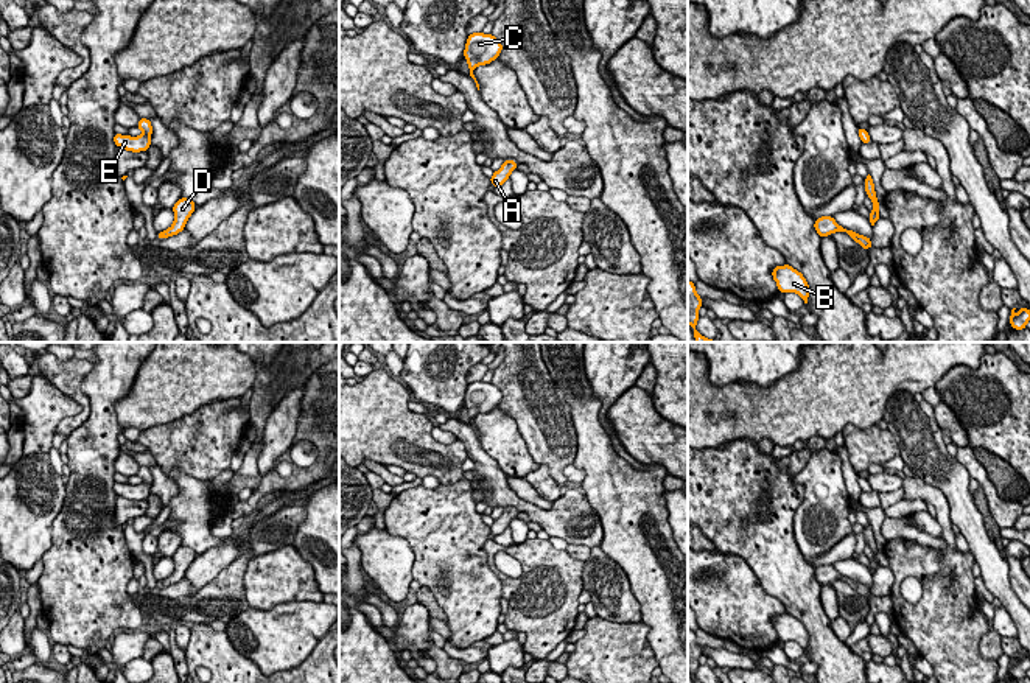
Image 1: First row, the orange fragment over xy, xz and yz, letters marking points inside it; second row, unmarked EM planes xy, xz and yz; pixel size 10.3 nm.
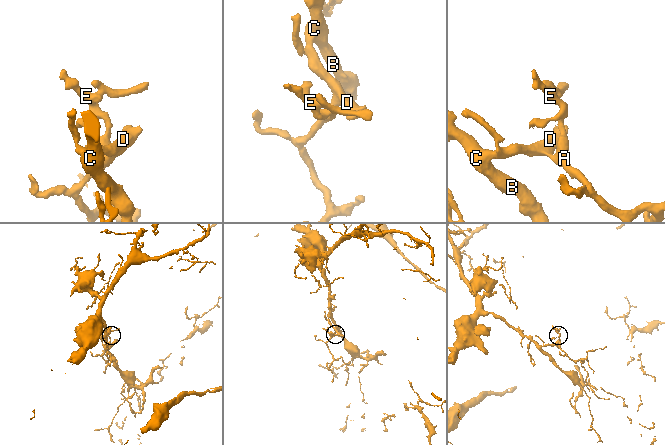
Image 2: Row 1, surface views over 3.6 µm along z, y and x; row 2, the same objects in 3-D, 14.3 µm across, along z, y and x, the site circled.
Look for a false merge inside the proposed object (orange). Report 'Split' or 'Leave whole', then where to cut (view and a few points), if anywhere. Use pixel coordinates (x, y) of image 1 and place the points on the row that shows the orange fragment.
Leave whole. No split

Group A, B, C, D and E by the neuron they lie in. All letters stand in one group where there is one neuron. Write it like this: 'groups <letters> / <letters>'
groups A B C D E

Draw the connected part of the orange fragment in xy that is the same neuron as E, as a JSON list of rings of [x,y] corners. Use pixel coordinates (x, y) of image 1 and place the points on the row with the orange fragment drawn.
[[[140,118],[137,128],[143,131],[143,134],[138,137],[121,135],[115,132],[115,145],[132,152],[148,151],[151,146],[149,137],[152,134],[151,121],[148,118]]]

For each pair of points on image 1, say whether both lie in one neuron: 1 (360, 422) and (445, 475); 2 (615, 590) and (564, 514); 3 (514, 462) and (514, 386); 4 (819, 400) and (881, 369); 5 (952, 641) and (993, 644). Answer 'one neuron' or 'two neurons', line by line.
1: one neuron
2: two neurons
3: two neurons
4: one neuron
5: two neurons

